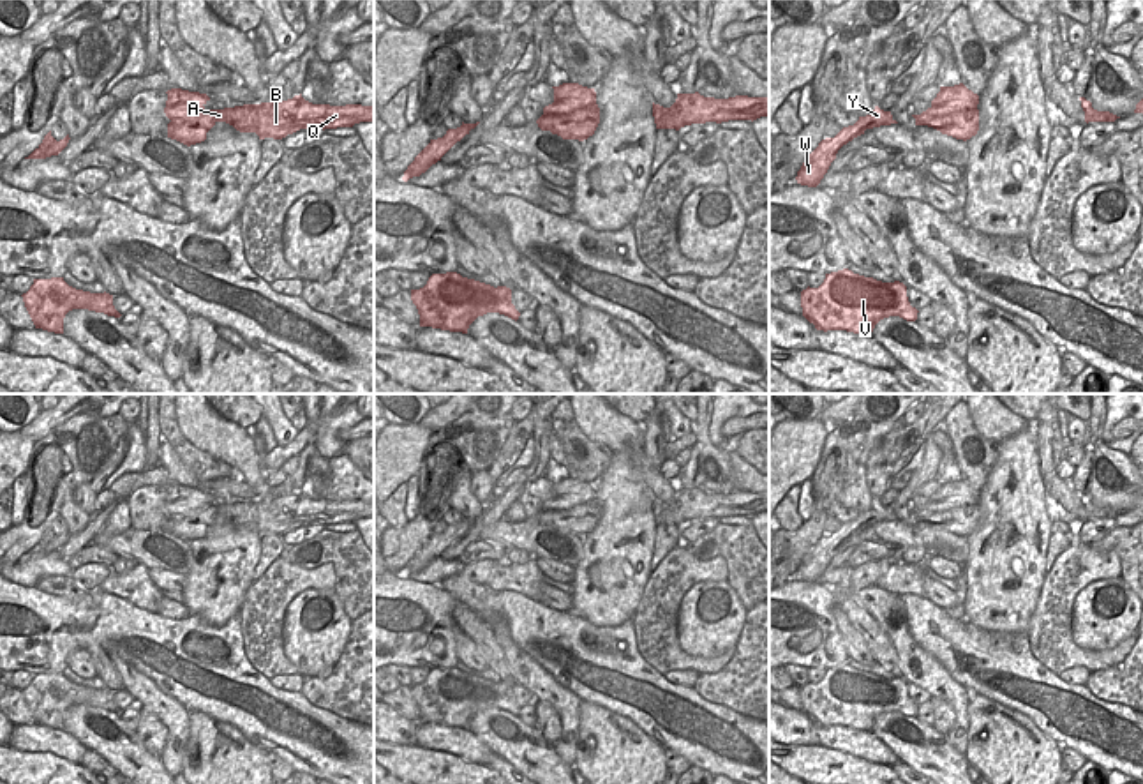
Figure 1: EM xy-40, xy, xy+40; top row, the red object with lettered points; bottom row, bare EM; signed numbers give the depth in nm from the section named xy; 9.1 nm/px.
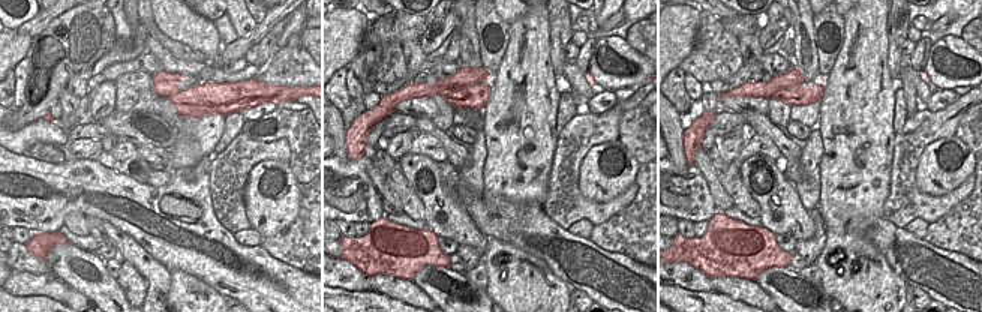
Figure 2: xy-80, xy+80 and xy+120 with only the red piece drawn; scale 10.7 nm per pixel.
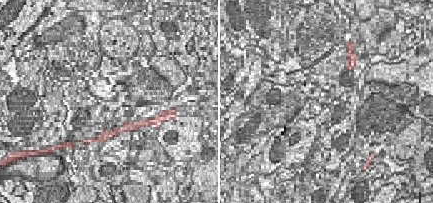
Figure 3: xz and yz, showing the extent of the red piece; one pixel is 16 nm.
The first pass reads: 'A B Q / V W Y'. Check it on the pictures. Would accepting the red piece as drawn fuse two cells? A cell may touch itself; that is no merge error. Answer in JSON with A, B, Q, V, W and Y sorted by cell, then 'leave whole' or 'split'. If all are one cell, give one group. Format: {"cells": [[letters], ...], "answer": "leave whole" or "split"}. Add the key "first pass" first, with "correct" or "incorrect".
{"first pass": "correct", "cells": [["A", "B", "Q"], ["V", "W", "Y"]], "answer": "split"}

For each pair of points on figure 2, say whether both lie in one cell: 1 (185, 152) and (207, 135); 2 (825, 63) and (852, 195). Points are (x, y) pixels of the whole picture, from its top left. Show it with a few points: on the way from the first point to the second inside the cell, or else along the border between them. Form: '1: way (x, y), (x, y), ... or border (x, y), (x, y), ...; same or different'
1: way (191, 147), (201, 137); same
2: border (843, 42), (834, 66), (825, 78); different

